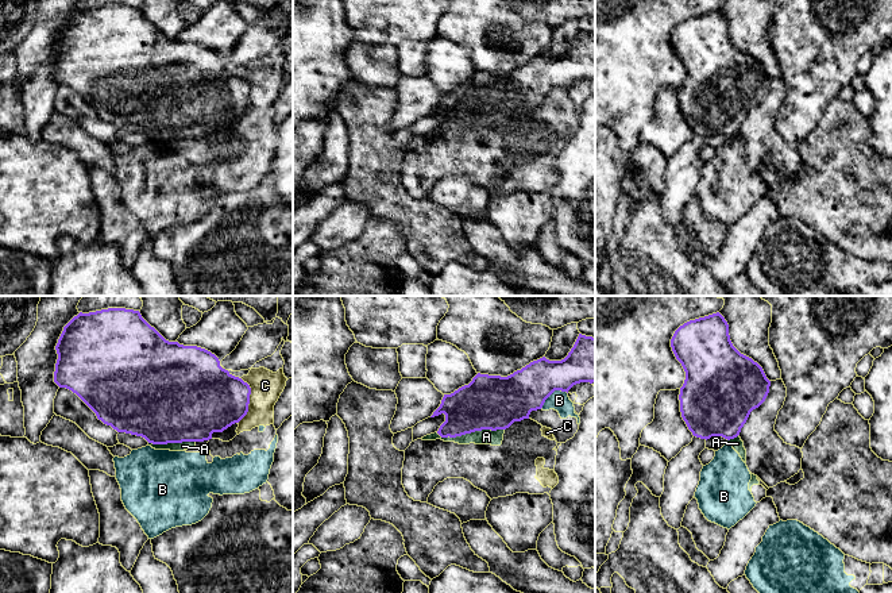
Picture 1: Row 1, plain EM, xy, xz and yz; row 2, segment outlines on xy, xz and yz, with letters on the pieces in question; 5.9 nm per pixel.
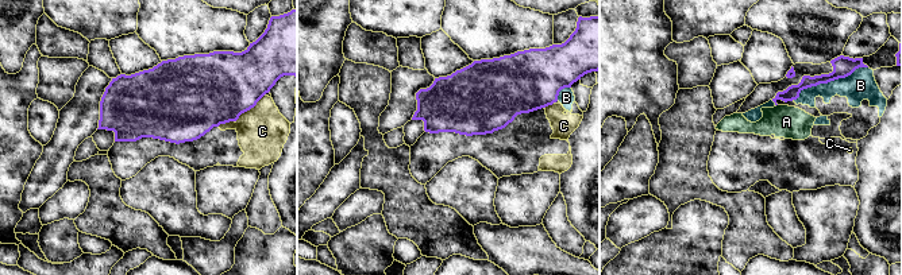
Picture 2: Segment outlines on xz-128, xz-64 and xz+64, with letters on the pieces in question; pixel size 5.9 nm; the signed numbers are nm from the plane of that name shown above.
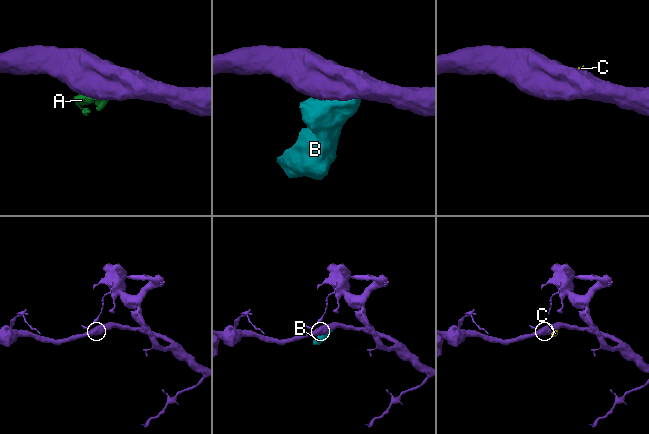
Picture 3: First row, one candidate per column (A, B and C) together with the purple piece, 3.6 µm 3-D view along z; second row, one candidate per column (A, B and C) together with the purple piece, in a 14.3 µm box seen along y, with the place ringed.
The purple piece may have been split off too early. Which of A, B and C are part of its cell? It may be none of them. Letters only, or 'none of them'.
none of them

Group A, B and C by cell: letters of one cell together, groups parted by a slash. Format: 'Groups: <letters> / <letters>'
Groups: A B C

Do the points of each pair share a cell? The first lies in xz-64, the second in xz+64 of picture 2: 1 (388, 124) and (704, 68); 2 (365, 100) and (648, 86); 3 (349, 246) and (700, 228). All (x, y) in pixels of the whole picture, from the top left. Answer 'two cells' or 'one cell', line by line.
1: two cells
2: two cells
3: one cell

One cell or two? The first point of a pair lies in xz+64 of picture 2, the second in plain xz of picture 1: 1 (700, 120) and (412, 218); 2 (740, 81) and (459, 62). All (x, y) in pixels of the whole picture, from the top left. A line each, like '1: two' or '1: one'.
1: one
2: two

